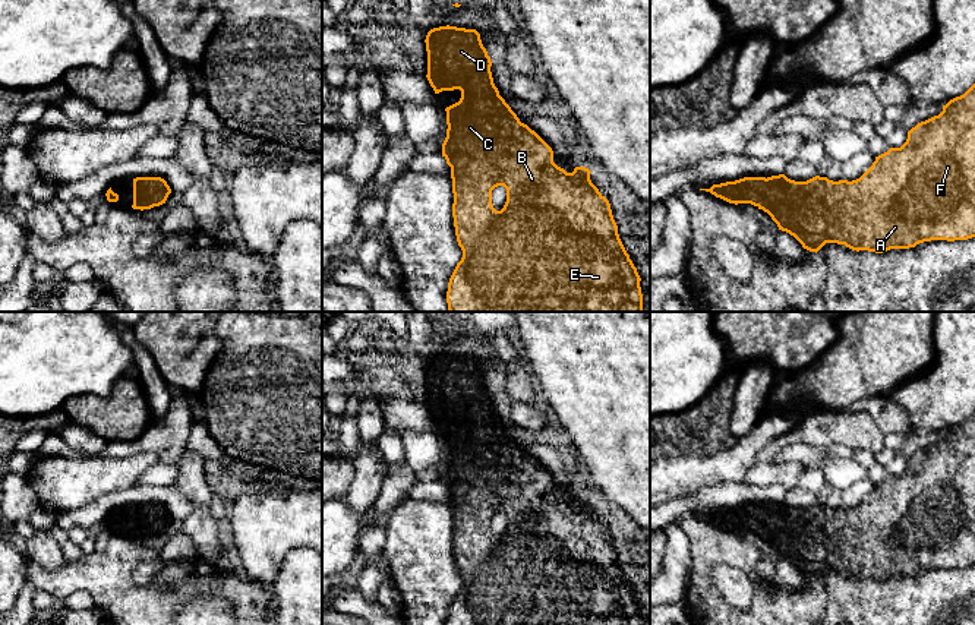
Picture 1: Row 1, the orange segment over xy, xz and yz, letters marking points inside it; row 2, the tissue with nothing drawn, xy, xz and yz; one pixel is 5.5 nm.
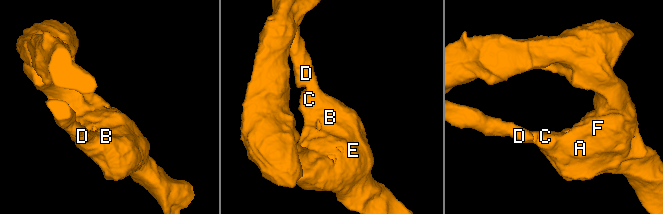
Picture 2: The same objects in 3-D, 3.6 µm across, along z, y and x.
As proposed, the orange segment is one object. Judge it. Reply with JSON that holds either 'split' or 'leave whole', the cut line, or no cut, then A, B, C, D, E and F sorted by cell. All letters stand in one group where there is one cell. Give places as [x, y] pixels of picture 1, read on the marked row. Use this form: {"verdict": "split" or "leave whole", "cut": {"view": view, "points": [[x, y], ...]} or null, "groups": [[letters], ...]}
{"verdict": "leave whole", "cut": null, "groups": [["A", "B", "C", "D", "E", "F"]]}

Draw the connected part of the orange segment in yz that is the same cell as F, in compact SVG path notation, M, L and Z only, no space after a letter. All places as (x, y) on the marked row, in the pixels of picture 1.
M975 83L960 97L950 100L943 105L943 111L925 121L918 123L908 132L908 139L900 148L890 148L887 152L875 157L873 165L856 180L839 180L833 181L827 177L815 176L807 181L795 181L788 179L785 174L772 177L744 177L735 181L726 181L720 184L713 184L710 189L700 189L710 192L716 198L720 198L729 203L751 203L758 209L767 212L772 220L777 224L779 230L793 236L804 249L810 252L818 252L826 243L845 244L852 250L868 250L875 253L883 253L890 249L909 249L919 243L931 240L968 240L975 237Z

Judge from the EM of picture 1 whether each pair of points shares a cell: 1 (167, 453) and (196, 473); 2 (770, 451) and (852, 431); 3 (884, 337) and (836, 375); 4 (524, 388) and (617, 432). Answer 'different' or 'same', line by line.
1: different
2: same
3: same
4: different

